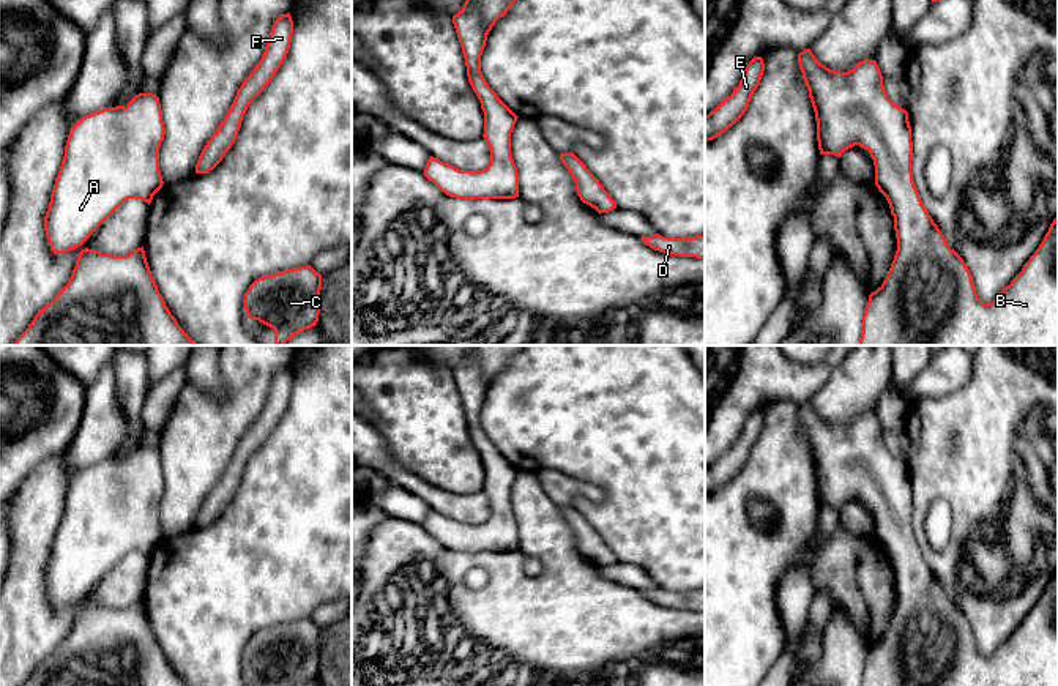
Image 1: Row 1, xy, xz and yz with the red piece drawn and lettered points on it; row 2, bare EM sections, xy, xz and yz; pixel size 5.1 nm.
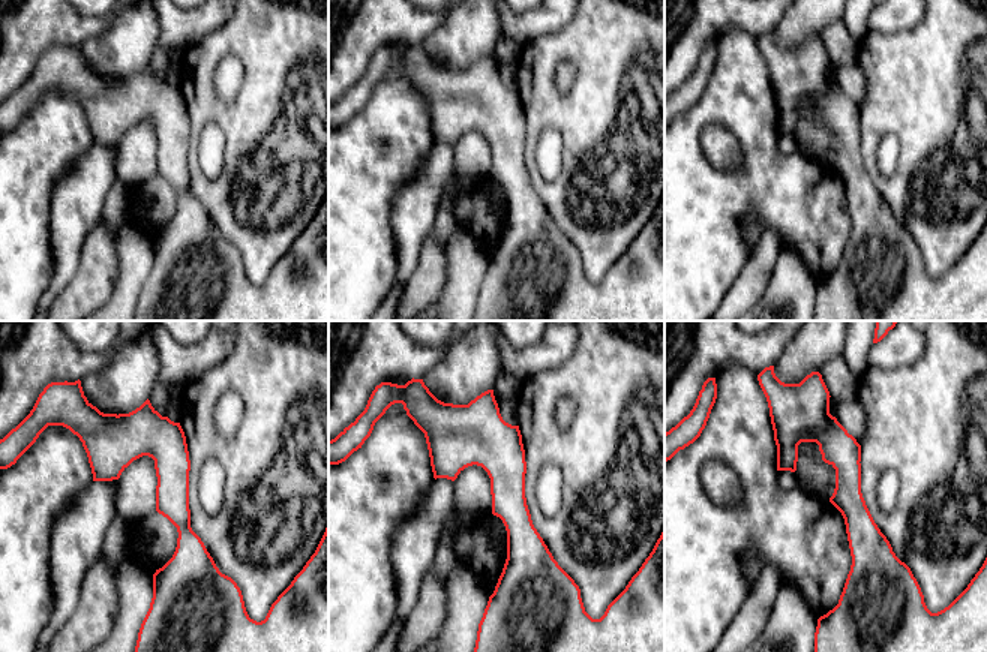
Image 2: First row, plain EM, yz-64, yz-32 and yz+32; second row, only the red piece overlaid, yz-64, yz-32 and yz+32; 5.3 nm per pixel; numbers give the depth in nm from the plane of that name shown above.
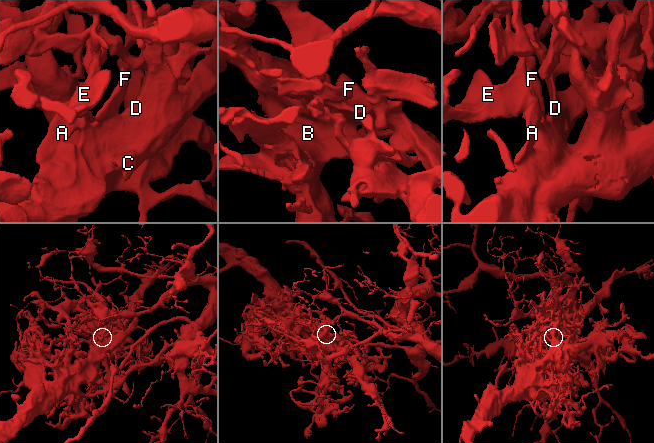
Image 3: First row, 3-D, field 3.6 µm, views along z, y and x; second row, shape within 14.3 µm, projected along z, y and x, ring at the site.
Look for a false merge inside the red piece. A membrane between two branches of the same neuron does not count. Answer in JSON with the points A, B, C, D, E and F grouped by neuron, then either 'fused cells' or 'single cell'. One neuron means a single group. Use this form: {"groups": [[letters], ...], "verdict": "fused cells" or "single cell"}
{"groups": [["A", "B", "C", "D", "F"], ["E"]], "verdict": "fused cells"}

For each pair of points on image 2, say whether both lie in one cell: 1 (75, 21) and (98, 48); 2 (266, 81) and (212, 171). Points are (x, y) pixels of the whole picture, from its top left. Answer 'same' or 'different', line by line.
1: different
2: different

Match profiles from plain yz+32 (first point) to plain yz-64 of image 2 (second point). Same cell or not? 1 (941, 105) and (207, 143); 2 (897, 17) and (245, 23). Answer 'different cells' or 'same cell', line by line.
1: different cells
2: different cells

